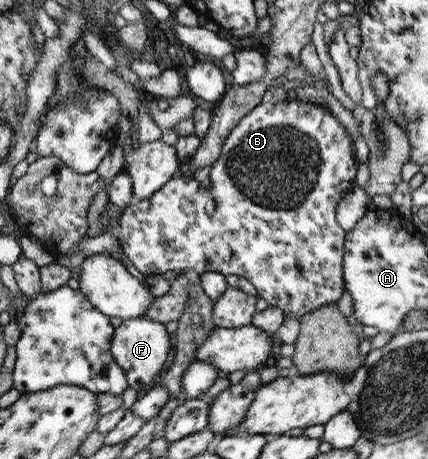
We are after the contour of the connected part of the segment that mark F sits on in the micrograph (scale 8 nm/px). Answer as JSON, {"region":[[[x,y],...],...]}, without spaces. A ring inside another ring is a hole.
{"region":[[[142,317],[123,320],[121,325],[115,328],[111,340],[111,355],[125,372],[128,387],[132,387],[137,392],[154,385],[155,377],[162,375],[165,371],[165,363],[169,359],[169,351],[171,351],[170,334],[165,324]]]}

